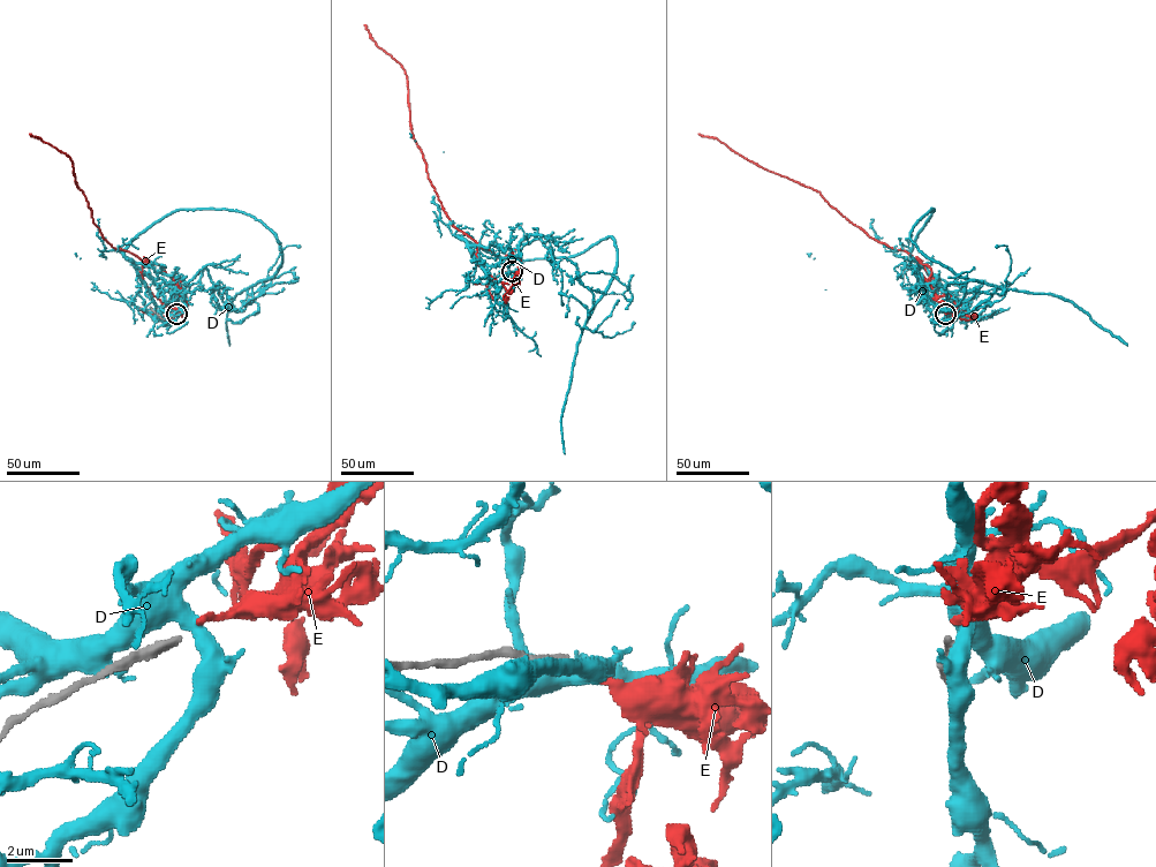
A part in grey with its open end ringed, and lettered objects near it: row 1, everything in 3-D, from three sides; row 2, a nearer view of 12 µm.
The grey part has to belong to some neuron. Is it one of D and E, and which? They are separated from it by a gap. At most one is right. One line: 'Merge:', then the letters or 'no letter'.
Merge: E

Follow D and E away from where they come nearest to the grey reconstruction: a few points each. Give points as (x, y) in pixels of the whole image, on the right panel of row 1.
D: (945, 314), (912, 266), (937, 308), (973, 310), (996, 287), (967, 279), (956, 306), (945, 287), (983, 281)
E: (945, 314), (957, 308), (954, 302), (907, 253), (870, 238), (818, 191), (699, 134)

